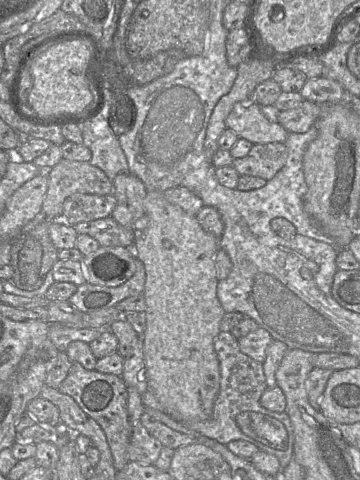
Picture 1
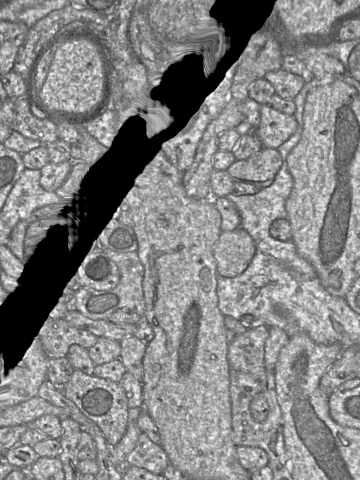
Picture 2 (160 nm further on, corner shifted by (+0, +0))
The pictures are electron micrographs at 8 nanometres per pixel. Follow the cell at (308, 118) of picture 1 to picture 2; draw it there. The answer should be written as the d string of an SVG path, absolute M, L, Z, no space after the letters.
M262 105L260 122L254 132L265 148L277 149L287 141L297 130L297 121L294 115L282 113L271 105Z

